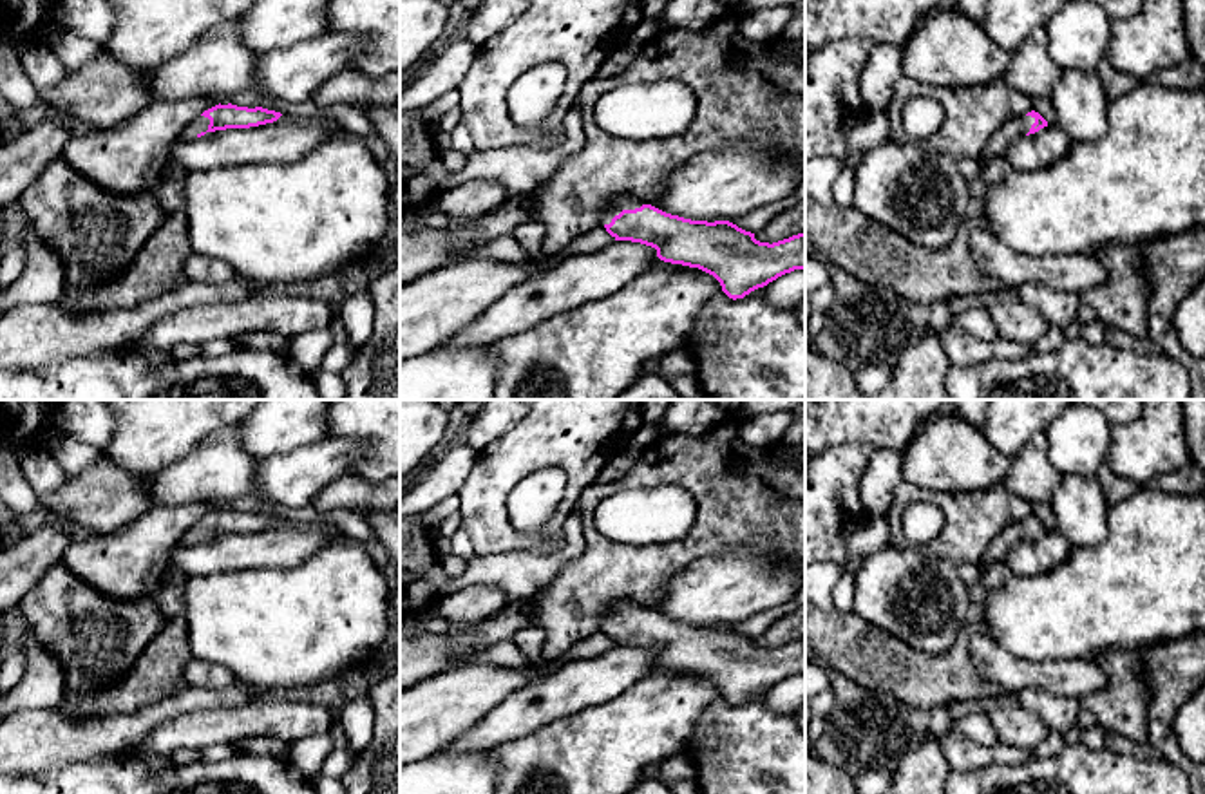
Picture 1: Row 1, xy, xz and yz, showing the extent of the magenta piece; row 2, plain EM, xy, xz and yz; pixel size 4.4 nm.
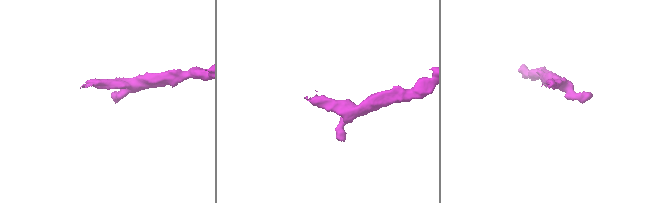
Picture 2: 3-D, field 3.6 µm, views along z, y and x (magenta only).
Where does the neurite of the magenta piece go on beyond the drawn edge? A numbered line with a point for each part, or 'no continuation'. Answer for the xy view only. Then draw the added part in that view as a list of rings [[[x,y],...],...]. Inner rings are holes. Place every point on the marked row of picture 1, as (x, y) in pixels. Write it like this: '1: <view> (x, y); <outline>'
1: xy (201, 123); [[[199,116],[188,128],[179,136],[181,139],[195,137],[201,132],[206,132],[210,125],[210,119],[204,116]]]

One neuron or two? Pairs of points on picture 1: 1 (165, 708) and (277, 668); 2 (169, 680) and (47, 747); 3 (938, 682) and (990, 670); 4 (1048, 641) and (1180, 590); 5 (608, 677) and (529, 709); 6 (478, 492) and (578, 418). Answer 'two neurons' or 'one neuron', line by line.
1: two neurons
2: two neurons
3: two neurons
4: one neuron
5: one neuron
6: one neuron

